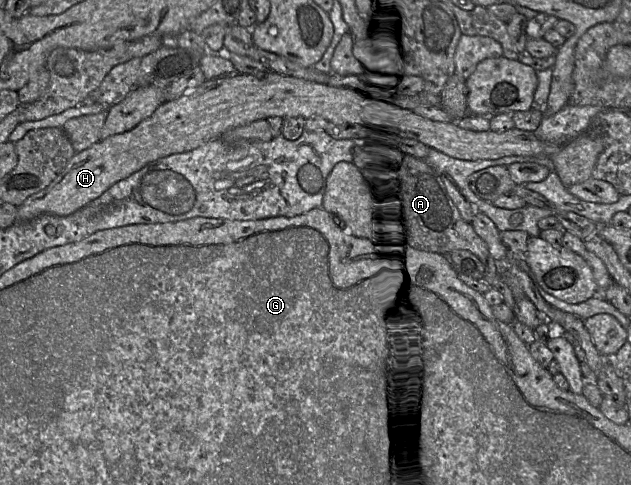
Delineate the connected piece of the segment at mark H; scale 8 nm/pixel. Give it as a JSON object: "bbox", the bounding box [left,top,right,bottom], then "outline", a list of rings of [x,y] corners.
{"bbox":[17,72,604,222],"outline":[[[235,72],[231,75],[205,80],[200,86],[183,95],[175,99],[165,100],[149,117],[142,120],[133,129],[100,139],[88,149],[76,152],[64,170],[48,187],[31,195],[18,207],[17,222],[27,222],[43,214],[62,217],[71,215],[101,196],[113,184],[127,178],[149,163],[170,154],[190,151],[210,140],[219,138],[228,129],[259,119],[267,119],[271,116],[281,118],[320,116],[328,122],[336,124],[360,122],[410,136],[422,145],[430,146],[448,156],[463,160],[498,159],[505,156],[546,156],[553,161],[554,171],[566,187],[592,177],[597,159],[604,150],[600,137],[588,132],[580,134],[566,144],[558,145],[540,139],[533,131],[526,131],[516,127],[506,131],[493,131],[490,129],[487,131],[474,131],[459,127],[453,121],[435,121],[424,117],[409,109],[407,103],[392,101],[355,89],[329,86],[274,72],[268,72],[262,78]]]}

